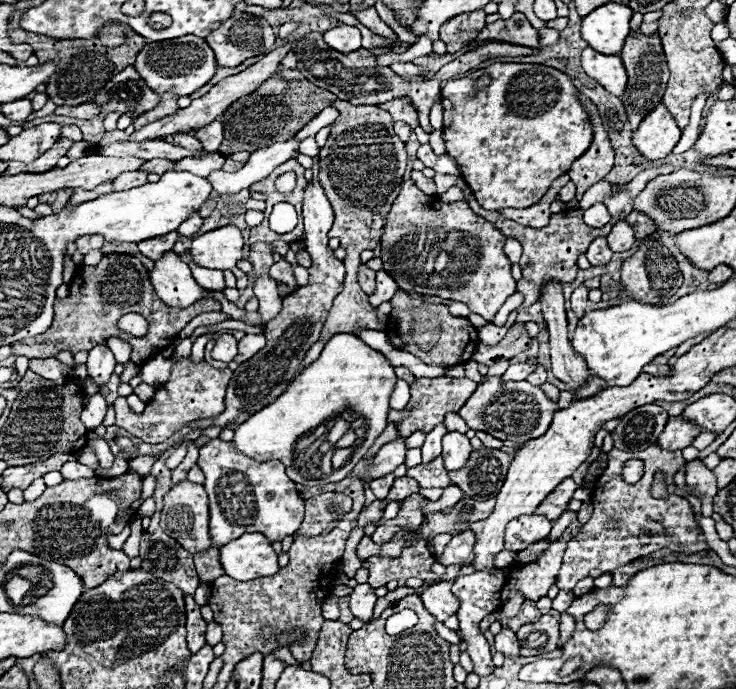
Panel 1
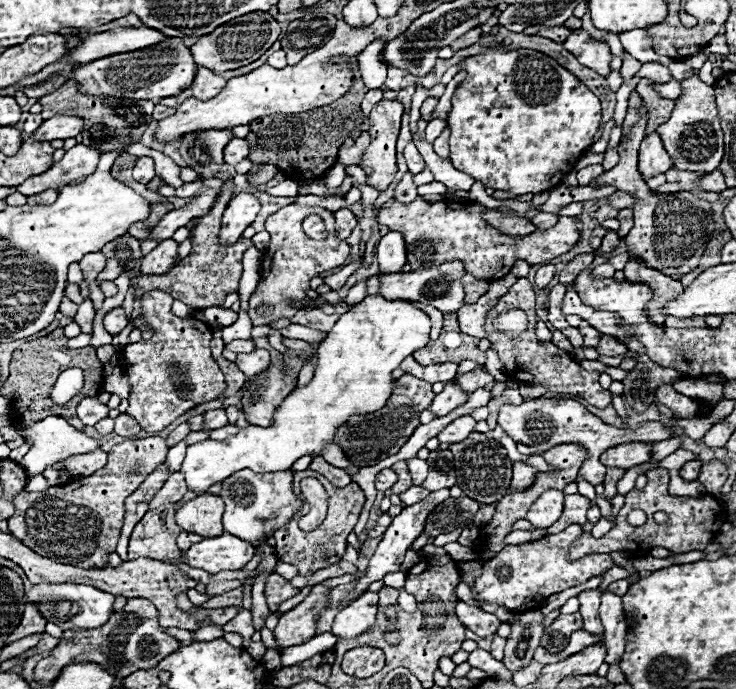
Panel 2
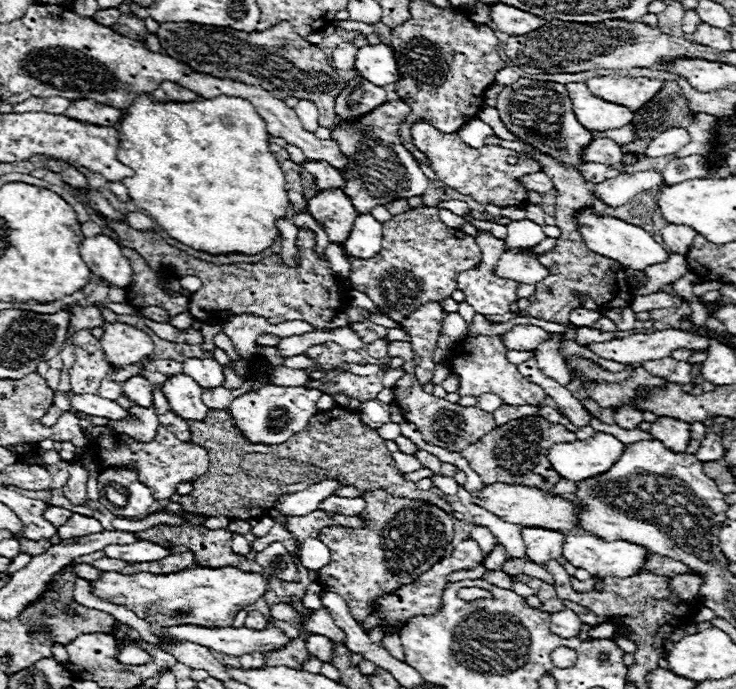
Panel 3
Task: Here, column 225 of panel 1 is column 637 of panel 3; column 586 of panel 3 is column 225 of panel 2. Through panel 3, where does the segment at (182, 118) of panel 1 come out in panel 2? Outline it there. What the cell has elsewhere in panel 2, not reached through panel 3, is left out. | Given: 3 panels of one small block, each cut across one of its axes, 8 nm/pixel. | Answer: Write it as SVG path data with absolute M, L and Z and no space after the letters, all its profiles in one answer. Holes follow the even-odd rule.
M198 68L196 78L194 78L190 88L198 100L210 100L212 96L218 96L222 92L224 84L226 84L226 80L222 76L216 76L208 68Z

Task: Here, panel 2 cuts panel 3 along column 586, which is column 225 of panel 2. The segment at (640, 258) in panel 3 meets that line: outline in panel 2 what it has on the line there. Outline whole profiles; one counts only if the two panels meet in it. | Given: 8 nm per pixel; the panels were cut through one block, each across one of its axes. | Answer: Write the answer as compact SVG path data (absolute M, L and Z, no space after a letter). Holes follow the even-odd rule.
M238 194L230 200L224 210L222 228L220 228L220 244L236 244L240 240L246 226L250 226L260 210L260 202L252 194Z

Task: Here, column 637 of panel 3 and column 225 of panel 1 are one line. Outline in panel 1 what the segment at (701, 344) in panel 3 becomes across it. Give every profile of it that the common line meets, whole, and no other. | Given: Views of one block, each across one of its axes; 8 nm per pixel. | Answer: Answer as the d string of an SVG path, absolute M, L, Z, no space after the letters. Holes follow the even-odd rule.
M222 334L218 340L216 340L216 346L212 350L212 358L214 360L220 360L220 362L232 362L238 348L236 348L238 340L232 336L232 334Z

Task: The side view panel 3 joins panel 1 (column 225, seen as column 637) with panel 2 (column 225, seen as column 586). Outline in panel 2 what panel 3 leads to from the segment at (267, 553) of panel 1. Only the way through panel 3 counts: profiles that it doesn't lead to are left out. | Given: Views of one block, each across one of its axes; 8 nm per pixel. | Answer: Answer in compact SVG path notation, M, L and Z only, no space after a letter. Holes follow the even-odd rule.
M222 534L216 538L204 538L202 542L194 544L182 556L182 562L190 564L192 568L206 570L208 574L218 574L226 570L242 570L252 556L254 556L252 544L236 536Z

